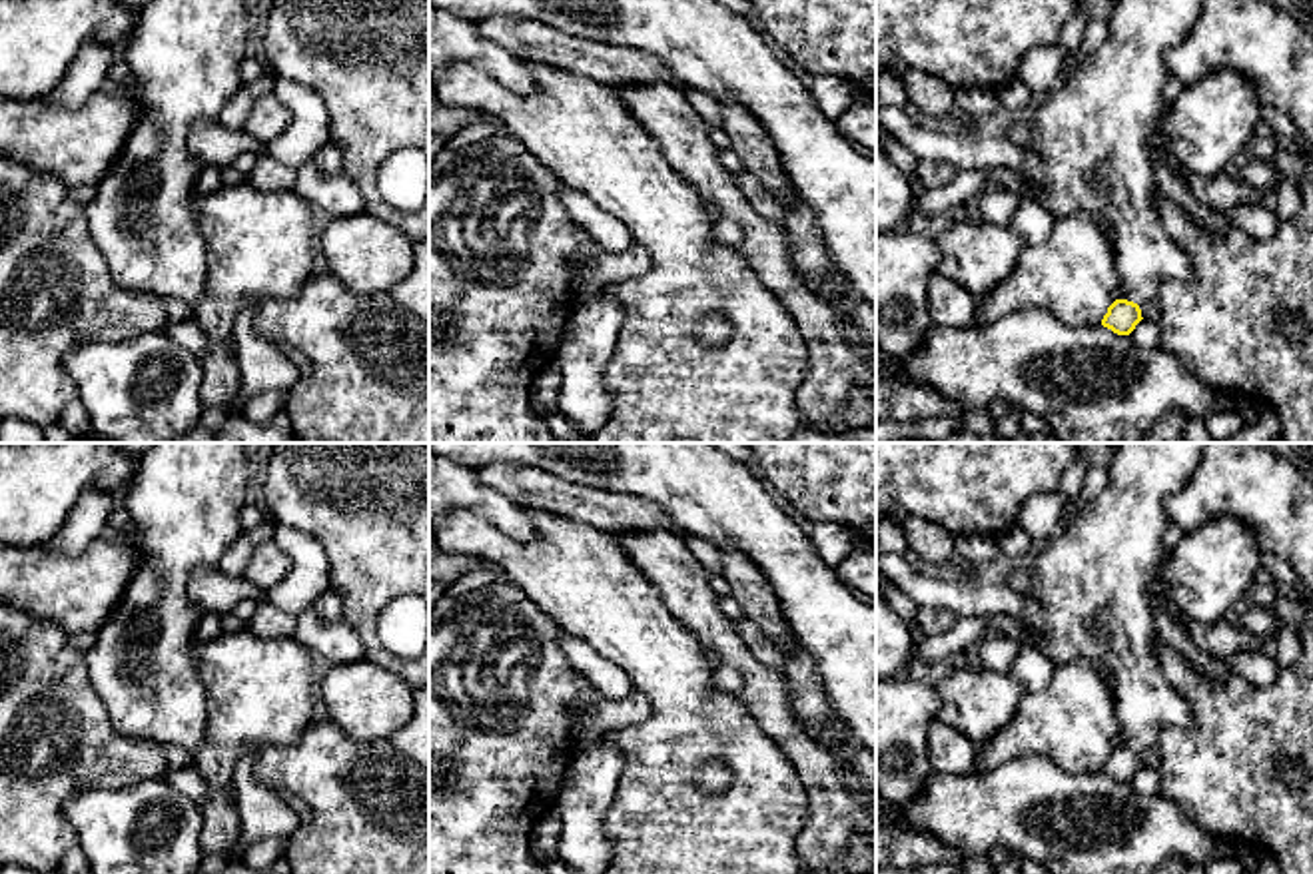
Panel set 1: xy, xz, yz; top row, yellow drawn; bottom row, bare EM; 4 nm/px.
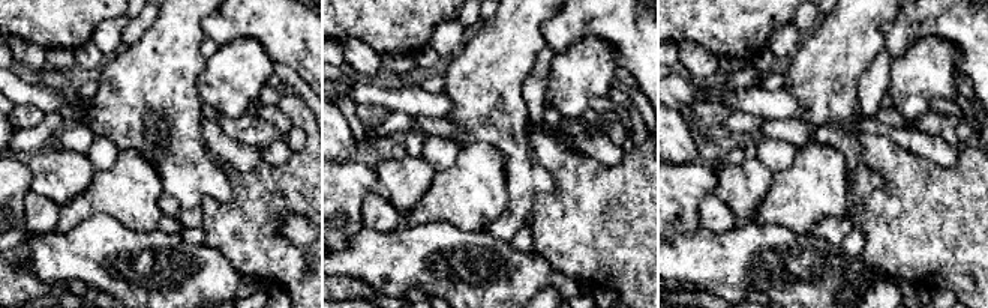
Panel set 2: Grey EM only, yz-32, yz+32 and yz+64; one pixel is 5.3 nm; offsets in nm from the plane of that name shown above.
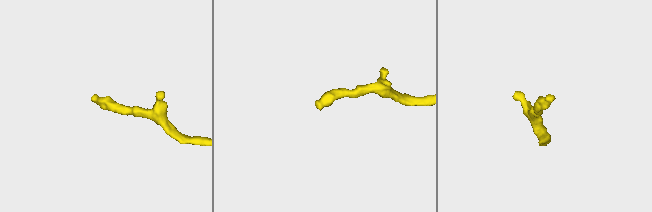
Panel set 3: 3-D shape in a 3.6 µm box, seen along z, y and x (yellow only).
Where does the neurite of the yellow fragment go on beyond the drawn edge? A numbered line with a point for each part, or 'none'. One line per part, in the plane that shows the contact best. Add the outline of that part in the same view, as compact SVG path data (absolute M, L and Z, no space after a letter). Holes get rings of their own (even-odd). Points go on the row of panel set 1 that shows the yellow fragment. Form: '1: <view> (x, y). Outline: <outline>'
1: yz (1092, 134). Outline: M1115 0L1103 44L1078 70L1068 74L1058 88L1036 102L1036 112L1030 120L1032 134L1026 148L1038 156L1038 166L1024 174L1024 180L1030 184L1034 200L1044 204L1056 219L1090 214L1103 225L1119 283L1127 299L1137 305L1153 299L1167 279L1195 279L1191 257L1163 229L1157 210L1161 196L1155 182L1151 134L1165 112L1163 86L1171 76L1165 64L1165 50L1189 34L1203 4L1205 0Z

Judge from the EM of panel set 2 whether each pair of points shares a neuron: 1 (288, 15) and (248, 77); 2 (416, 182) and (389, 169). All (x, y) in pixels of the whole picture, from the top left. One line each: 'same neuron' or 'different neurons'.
1: different neurons
2: same neuron

